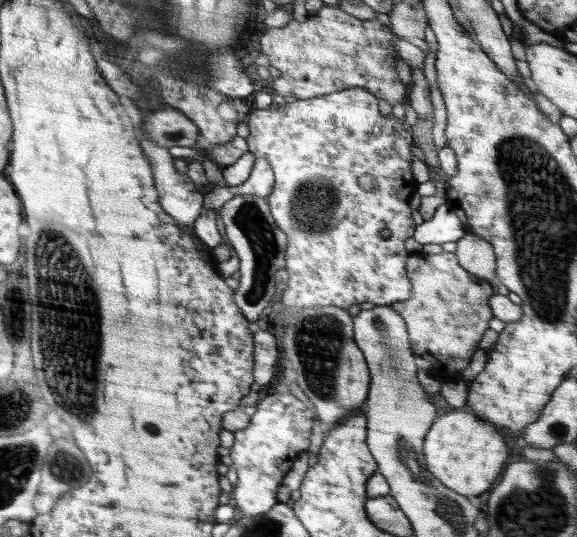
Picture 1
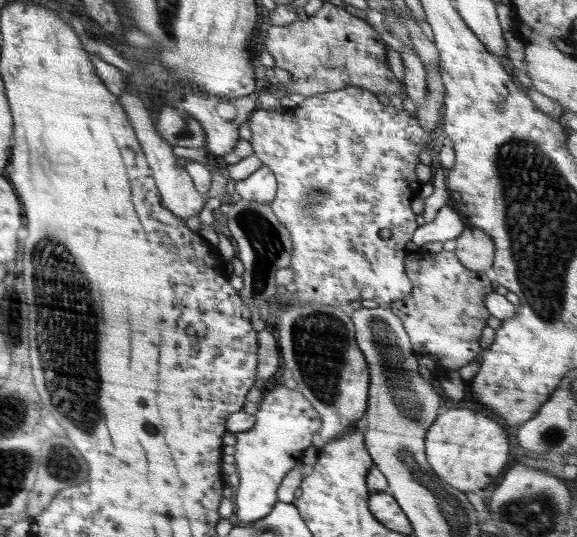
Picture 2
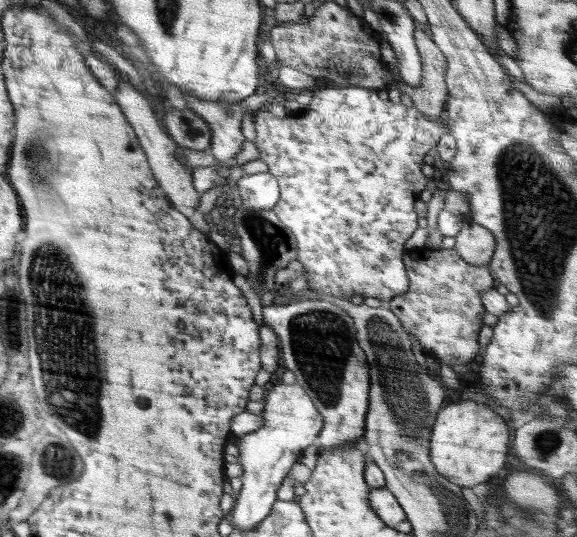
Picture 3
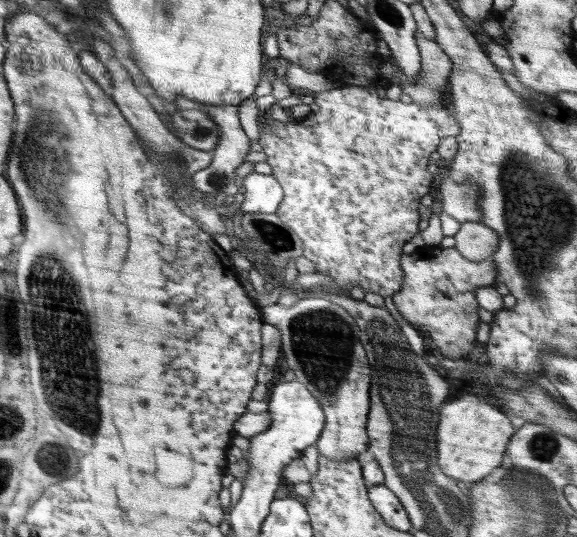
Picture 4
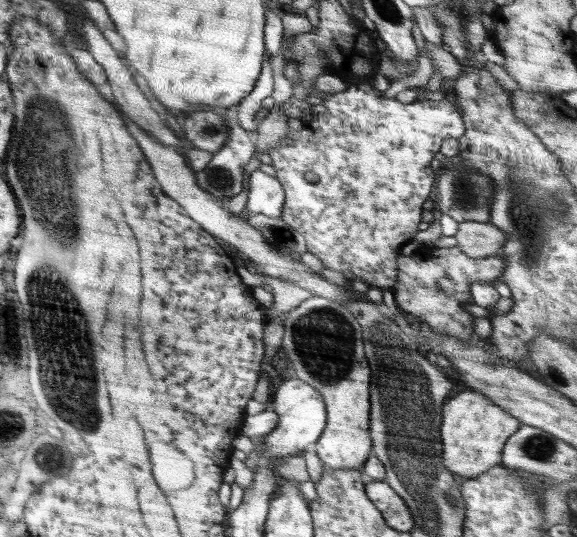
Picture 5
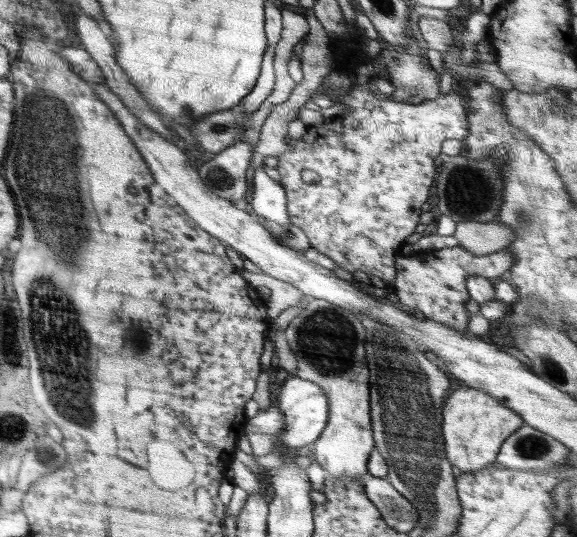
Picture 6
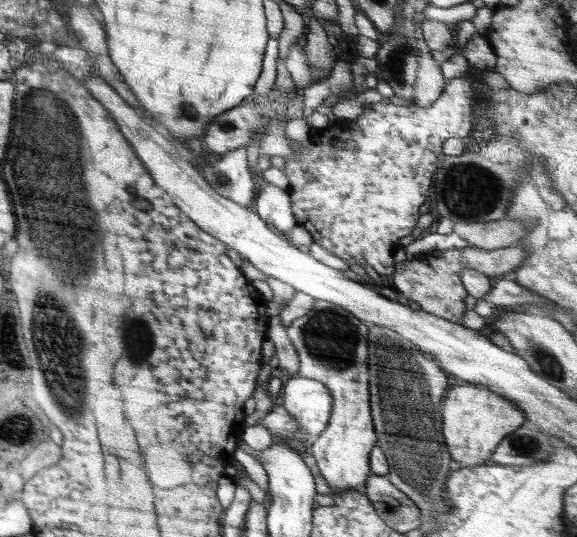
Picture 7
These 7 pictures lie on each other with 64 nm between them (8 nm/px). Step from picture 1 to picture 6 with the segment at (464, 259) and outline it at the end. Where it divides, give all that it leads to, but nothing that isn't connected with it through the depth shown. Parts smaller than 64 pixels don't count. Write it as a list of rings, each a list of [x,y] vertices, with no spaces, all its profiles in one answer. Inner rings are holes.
[[[466,220],[456,223],[453,235],[458,239],[459,246],[464,247],[474,255],[485,255],[506,249],[516,238],[516,231],[498,221]]]

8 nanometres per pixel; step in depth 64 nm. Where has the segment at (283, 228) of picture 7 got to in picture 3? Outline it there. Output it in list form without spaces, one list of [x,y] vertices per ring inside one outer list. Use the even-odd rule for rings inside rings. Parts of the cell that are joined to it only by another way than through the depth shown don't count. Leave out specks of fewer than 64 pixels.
[[[258,172],[238,180],[235,194],[239,195],[248,210],[273,210],[280,200],[280,188],[270,172]]]

